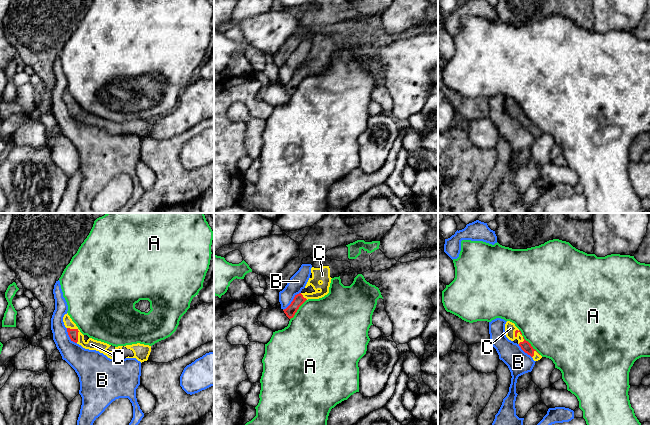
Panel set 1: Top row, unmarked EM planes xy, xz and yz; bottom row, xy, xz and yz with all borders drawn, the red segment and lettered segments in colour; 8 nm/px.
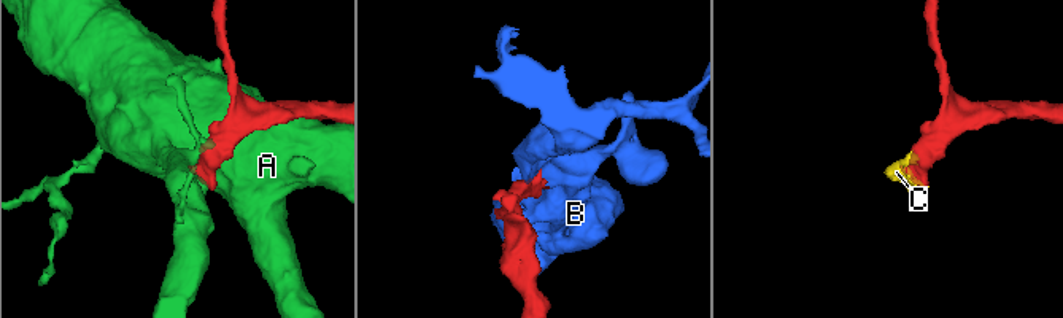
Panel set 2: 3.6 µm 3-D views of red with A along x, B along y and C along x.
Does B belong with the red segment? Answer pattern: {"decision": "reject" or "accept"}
{"decision": "reject"}

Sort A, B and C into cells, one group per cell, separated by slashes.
A / B / C

